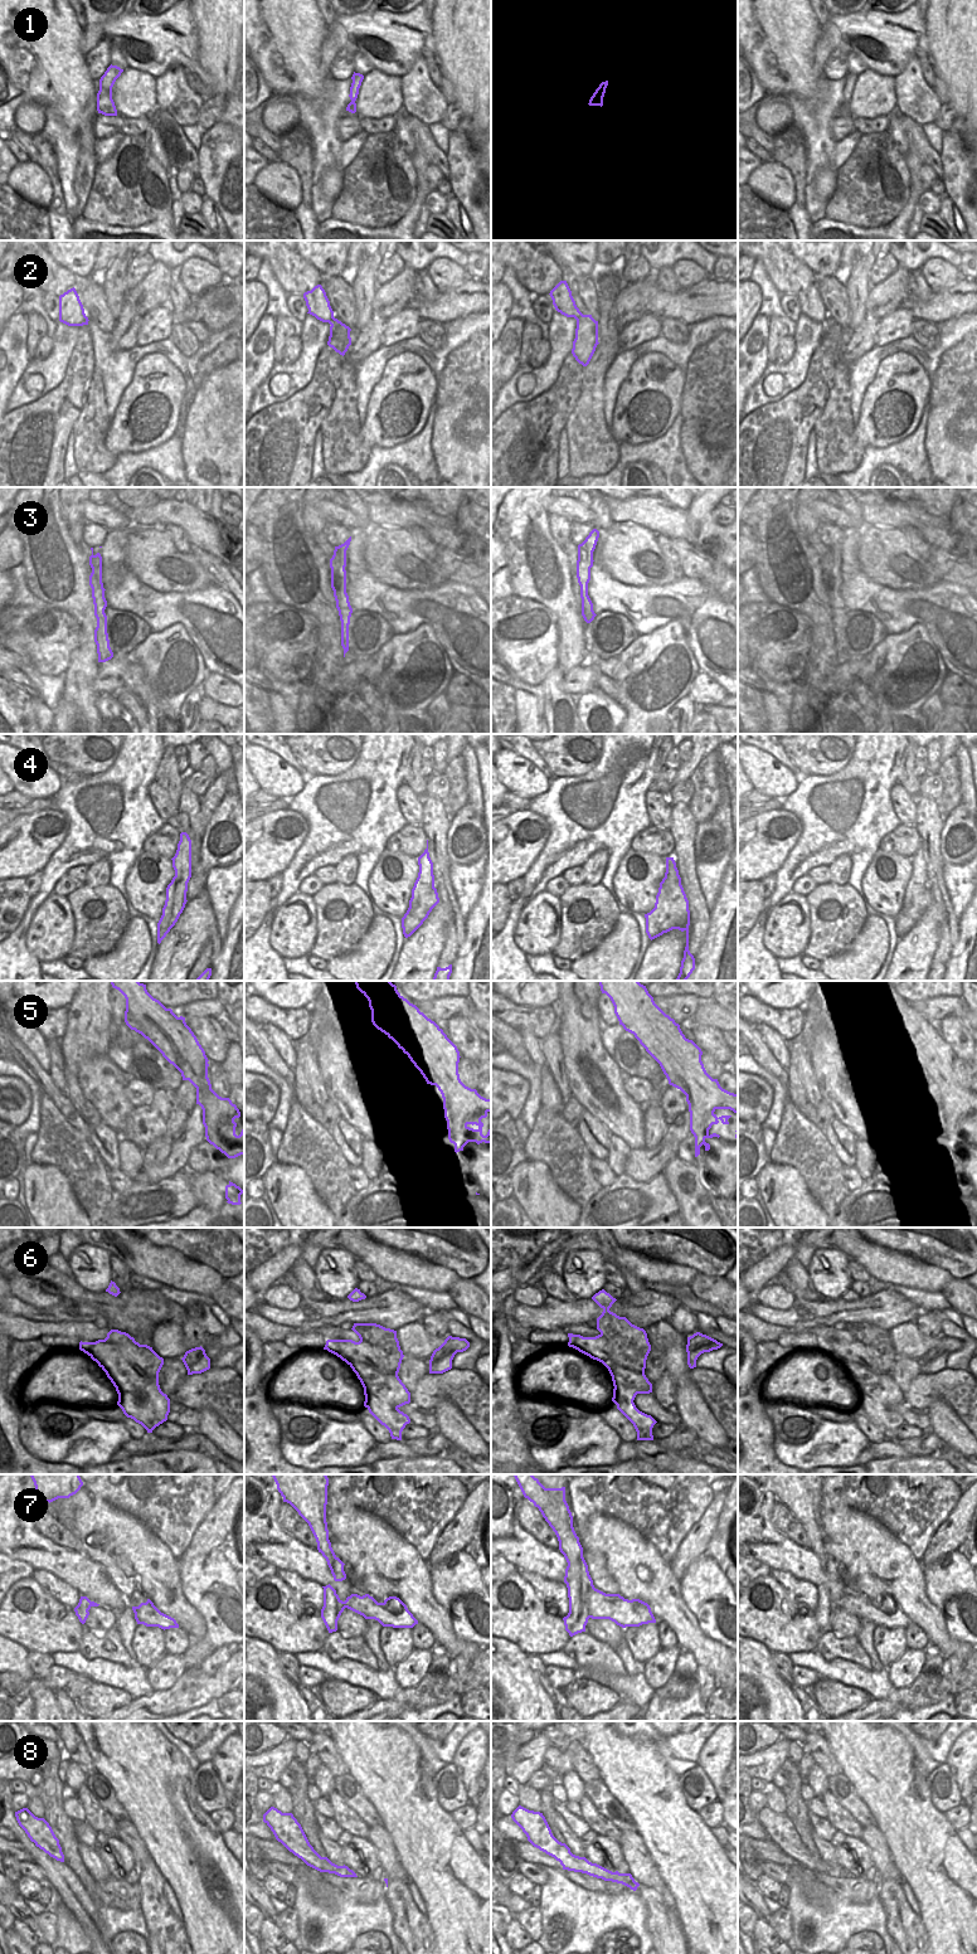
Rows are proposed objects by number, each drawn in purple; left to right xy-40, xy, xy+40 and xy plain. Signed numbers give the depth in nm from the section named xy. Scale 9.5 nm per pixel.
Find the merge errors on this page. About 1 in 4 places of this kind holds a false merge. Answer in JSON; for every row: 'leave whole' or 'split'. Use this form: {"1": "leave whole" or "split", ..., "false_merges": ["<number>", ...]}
{"1": "split", "2": "leave whole", "3": "leave whole", "4": "split", "5": "leave whole", "6": "split", "7": "split", "8": "leave whole", "false_merges": ["1", "4", "6", "7"]}

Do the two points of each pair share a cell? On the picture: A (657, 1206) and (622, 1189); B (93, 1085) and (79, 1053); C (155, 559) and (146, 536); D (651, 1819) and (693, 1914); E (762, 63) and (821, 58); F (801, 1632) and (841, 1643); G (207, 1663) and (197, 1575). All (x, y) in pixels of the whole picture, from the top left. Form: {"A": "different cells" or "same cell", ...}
{"A": "same cell", "B": "different cells", "C": "same cell", "D": "same cell", "E": "different cells", "F": "different cells", "G": "different cells"}

